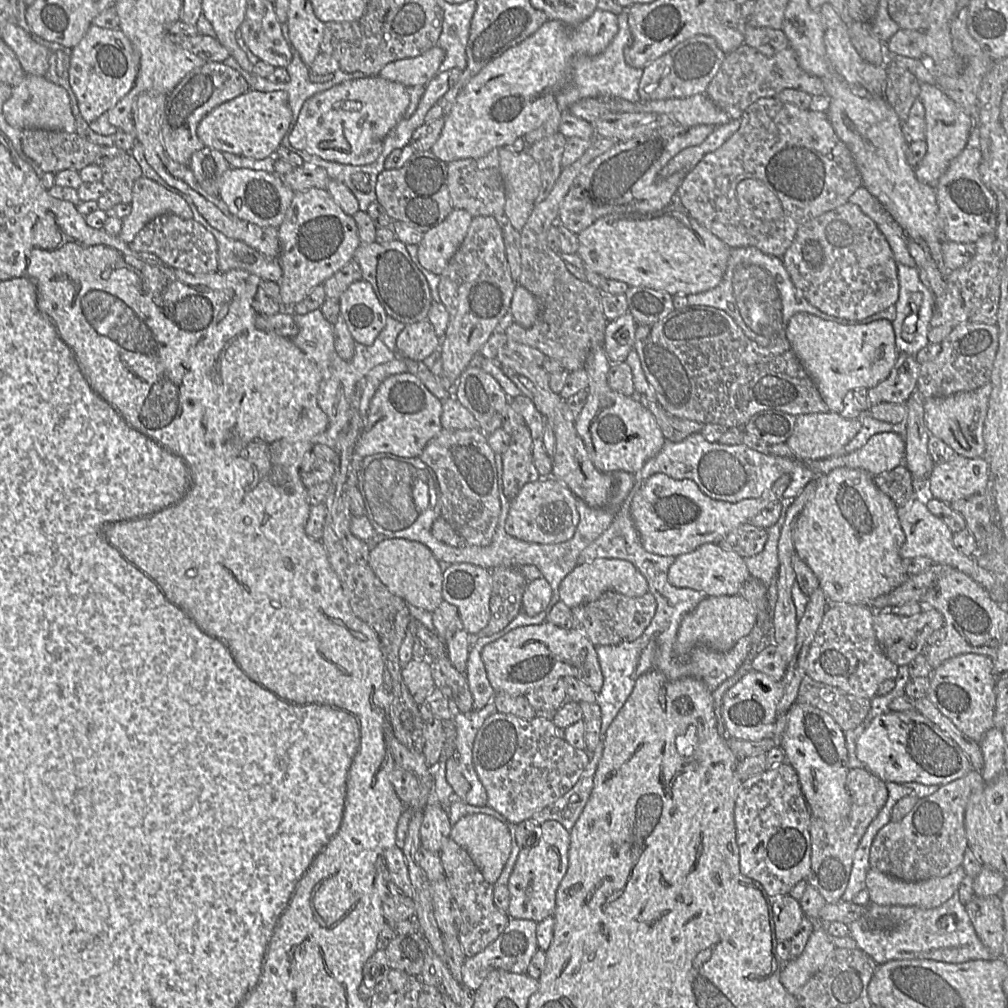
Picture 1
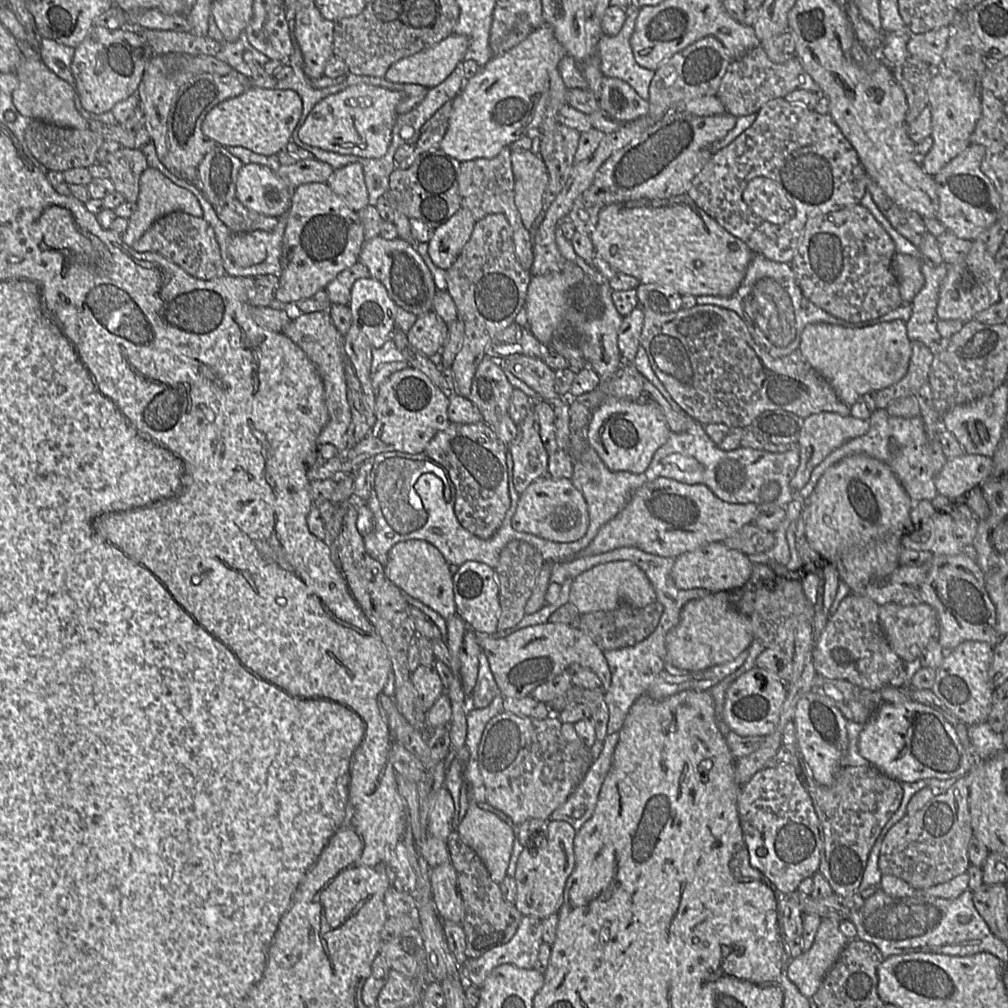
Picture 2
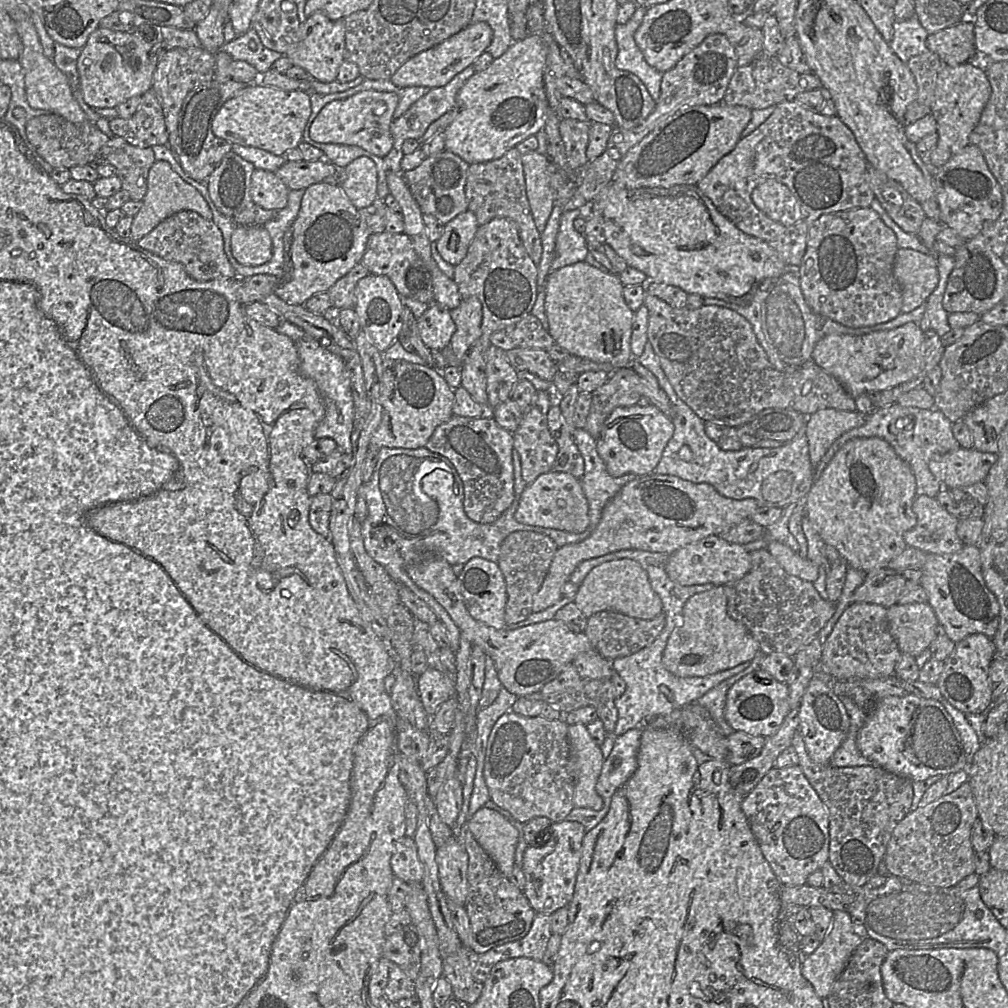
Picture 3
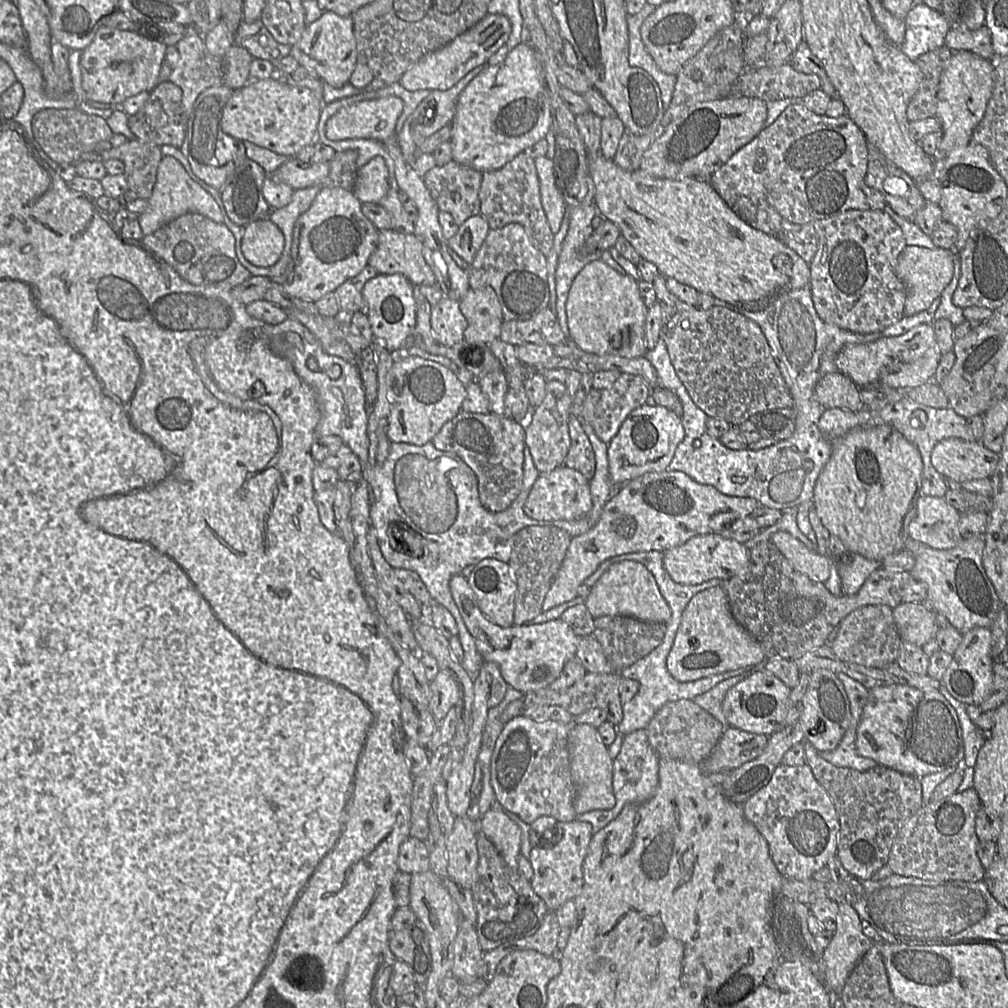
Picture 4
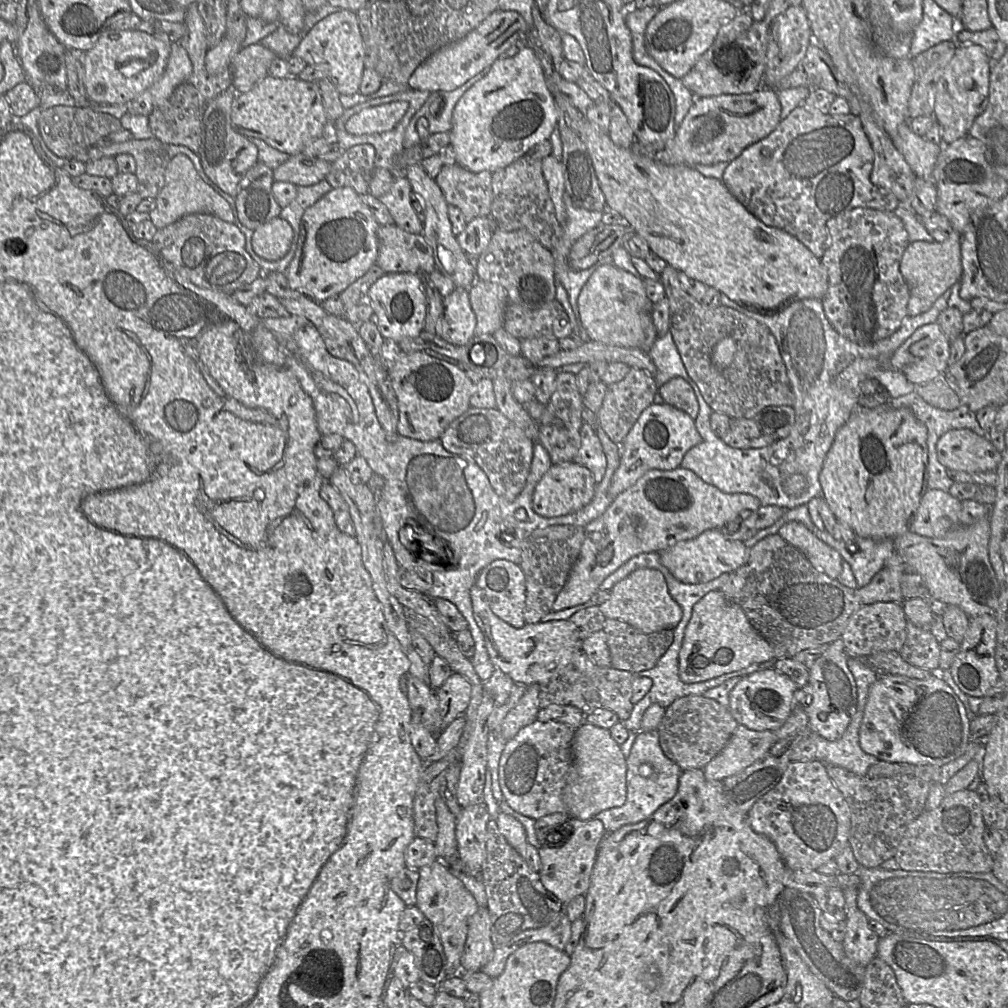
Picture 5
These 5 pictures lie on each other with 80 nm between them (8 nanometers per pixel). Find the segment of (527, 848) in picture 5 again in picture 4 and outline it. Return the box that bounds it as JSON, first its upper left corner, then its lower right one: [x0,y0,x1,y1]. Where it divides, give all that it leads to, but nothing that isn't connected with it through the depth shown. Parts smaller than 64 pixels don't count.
[478,808,533,879]

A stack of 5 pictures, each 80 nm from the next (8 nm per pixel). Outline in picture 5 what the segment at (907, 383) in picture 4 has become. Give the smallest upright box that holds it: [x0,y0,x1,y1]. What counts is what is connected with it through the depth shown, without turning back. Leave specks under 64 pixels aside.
[888,323,951,386]

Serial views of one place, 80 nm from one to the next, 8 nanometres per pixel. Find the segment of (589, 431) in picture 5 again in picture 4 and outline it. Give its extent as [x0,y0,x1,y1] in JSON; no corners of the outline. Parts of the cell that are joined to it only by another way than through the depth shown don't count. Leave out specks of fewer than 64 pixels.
[564,416,595,481]

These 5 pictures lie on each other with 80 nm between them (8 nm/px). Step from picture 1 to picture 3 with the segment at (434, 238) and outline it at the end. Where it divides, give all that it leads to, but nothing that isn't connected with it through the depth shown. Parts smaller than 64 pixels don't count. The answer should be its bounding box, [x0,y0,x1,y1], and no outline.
[435,210,478,266]

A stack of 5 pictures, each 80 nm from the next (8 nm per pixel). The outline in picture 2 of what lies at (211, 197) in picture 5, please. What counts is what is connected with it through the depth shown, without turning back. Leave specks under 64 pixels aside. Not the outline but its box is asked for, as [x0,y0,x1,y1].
[121,167,204,247]

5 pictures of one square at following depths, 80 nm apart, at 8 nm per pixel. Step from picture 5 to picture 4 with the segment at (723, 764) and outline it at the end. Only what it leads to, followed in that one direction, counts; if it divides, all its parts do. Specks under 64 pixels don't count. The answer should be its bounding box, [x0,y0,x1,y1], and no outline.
[704,728,768,773]

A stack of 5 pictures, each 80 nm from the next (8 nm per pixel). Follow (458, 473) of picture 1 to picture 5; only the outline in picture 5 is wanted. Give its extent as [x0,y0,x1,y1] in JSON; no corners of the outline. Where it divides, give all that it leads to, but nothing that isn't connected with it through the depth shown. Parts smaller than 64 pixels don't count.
[439,407,534,501]

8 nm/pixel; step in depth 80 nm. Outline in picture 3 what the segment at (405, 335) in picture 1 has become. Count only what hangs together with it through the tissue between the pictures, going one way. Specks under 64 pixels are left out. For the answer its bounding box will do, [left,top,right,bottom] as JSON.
[417,303,455,352]

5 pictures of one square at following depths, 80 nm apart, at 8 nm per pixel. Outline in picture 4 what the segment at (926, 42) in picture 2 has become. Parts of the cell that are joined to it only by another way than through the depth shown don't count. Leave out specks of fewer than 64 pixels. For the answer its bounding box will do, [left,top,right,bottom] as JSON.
[944,23,996,61]

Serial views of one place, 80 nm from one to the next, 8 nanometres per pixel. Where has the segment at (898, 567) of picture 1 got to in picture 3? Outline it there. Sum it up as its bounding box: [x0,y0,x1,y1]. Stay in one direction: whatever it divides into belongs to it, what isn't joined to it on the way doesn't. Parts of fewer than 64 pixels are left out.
[805,437,916,573]

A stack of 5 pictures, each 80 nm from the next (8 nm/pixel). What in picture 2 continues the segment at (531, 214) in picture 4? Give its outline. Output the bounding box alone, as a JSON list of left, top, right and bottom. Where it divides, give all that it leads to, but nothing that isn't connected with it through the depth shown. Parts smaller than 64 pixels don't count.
[458,147,534,270]

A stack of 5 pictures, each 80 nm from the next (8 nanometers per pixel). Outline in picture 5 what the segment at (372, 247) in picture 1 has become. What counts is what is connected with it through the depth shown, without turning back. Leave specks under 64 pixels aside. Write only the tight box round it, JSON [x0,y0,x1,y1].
[375,223,435,275]

